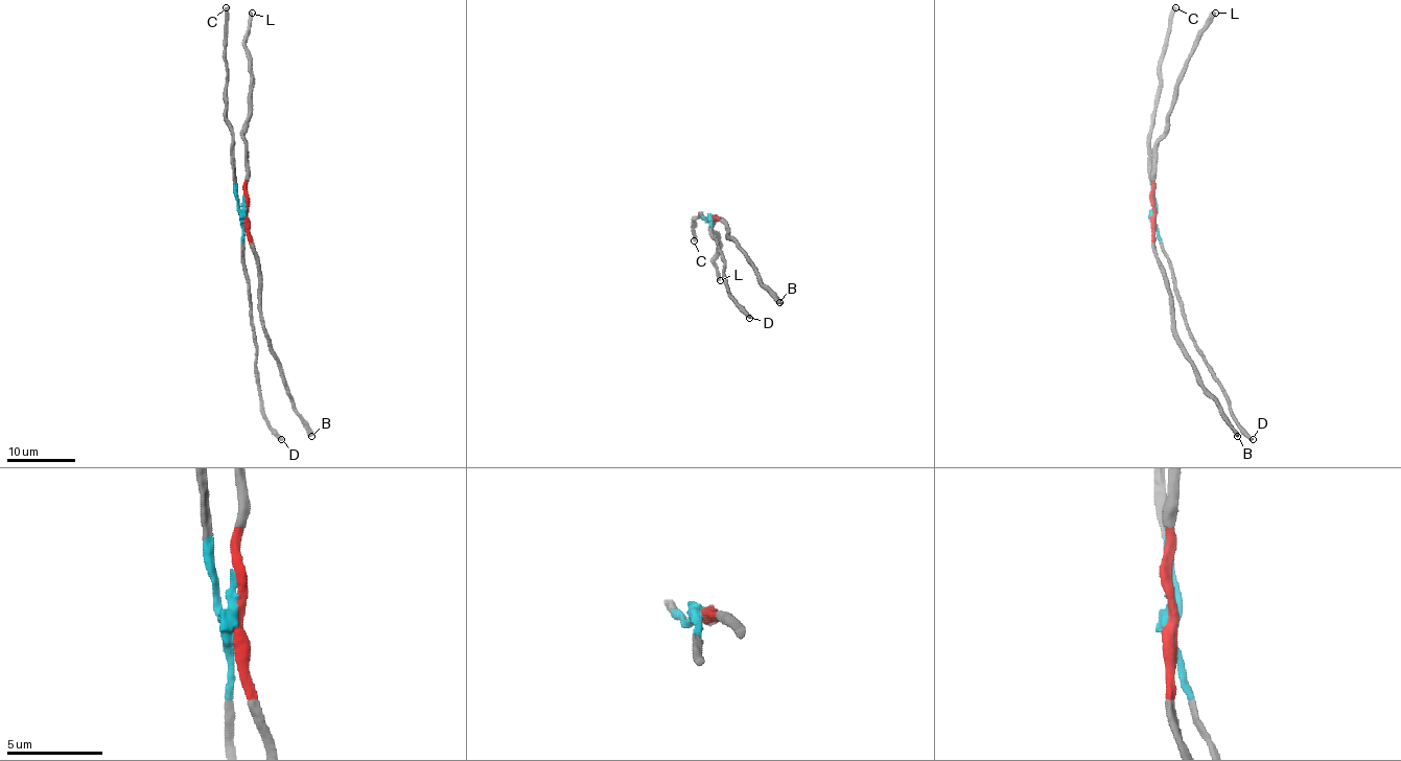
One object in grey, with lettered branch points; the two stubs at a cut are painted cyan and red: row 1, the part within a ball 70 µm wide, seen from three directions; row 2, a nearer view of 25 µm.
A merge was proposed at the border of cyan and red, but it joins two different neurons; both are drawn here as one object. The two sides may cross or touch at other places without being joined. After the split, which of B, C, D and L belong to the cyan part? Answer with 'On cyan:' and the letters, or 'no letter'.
On cyan: C, D

